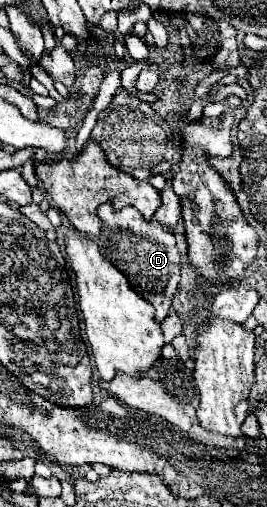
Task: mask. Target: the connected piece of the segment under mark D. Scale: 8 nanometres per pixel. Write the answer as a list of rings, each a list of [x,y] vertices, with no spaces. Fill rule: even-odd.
[[[105,202],[97,210],[99,220],[103,222],[103,234],[97,236],[97,244],[127,274],[127,280],[131,282],[133,290],[139,290],[137,294],[143,294],[153,308],[155,308],[155,320],[161,322],[171,308],[173,294],[177,292],[179,284],[179,272],[181,272],[181,252],[177,248],[175,232],[159,224],[157,220],[145,222],[145,218],[139,214],[139,210],[125,206],[123,210],[111,208],[111,202]]]

